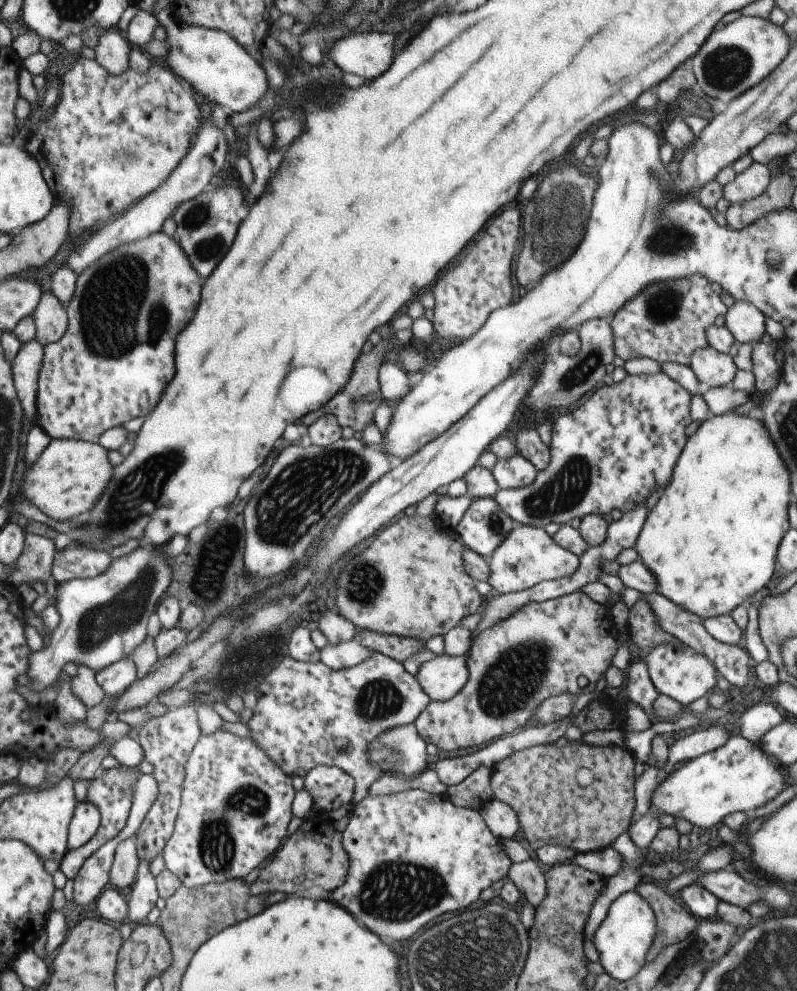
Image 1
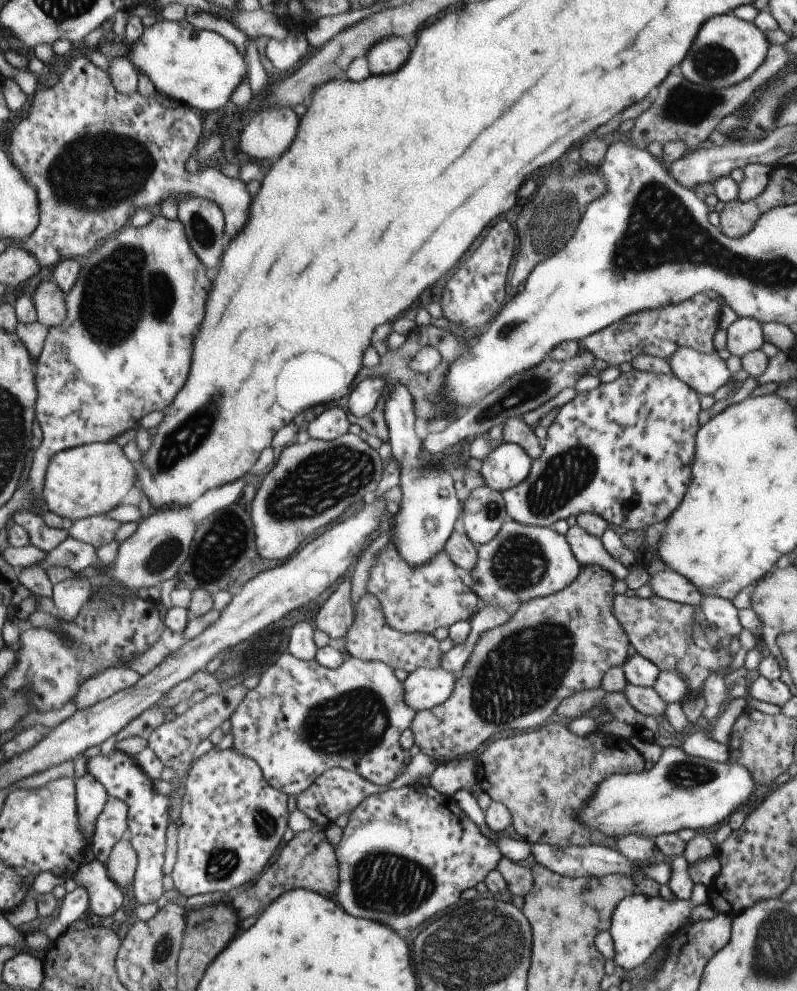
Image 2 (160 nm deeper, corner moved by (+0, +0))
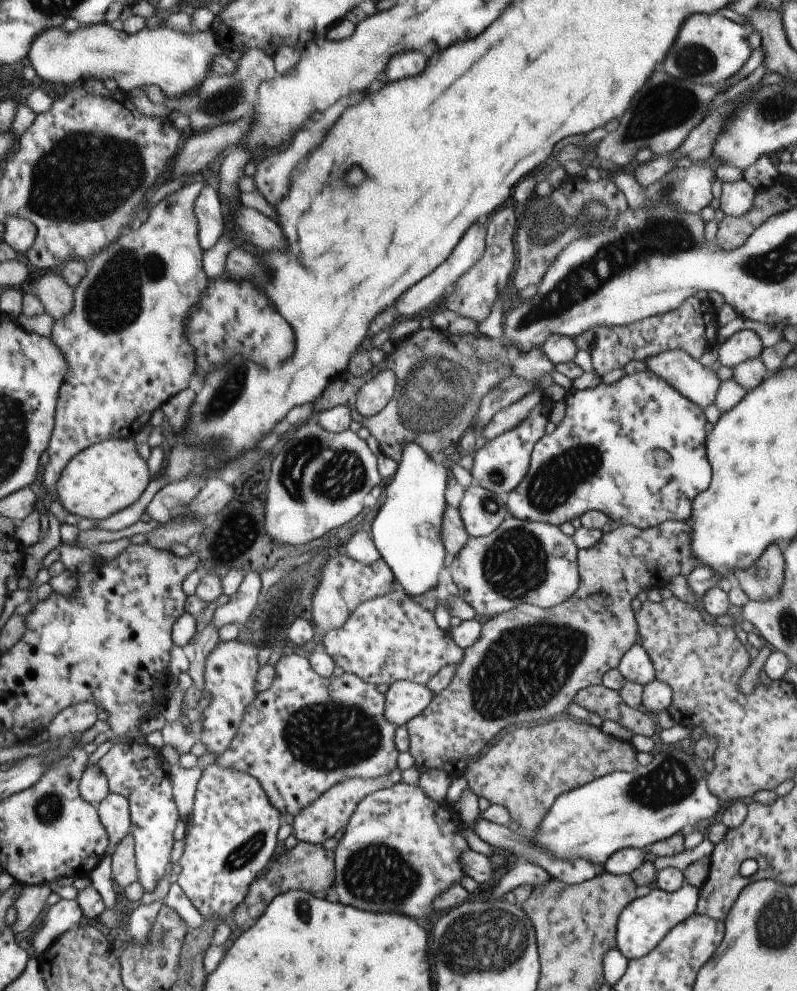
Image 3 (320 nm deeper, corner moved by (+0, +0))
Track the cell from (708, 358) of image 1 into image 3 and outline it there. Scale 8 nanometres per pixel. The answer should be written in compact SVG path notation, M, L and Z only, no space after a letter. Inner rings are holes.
M666 350L655 353L653 356L643 360L649 372L664 380L671 385L683 398L696 404L701 410L704 410L710 404L713 404L714 398L719 386L715 372L703 367L699 361L689 356L682 350Z

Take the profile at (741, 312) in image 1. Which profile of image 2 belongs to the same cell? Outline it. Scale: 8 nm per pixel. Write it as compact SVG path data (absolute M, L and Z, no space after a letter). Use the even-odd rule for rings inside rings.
M732 317L731 324L726 328L726 348L729 354L734 354L741 358L751 351L756 351L763 344L763 335L760 322L749 317Z

